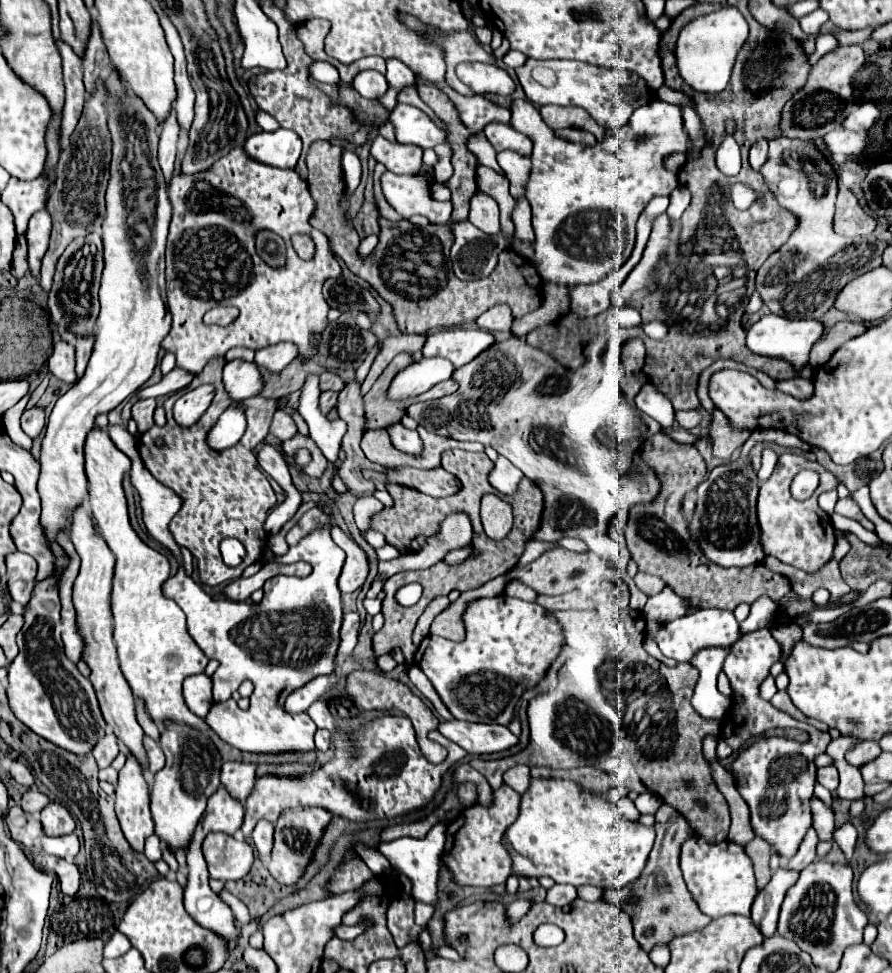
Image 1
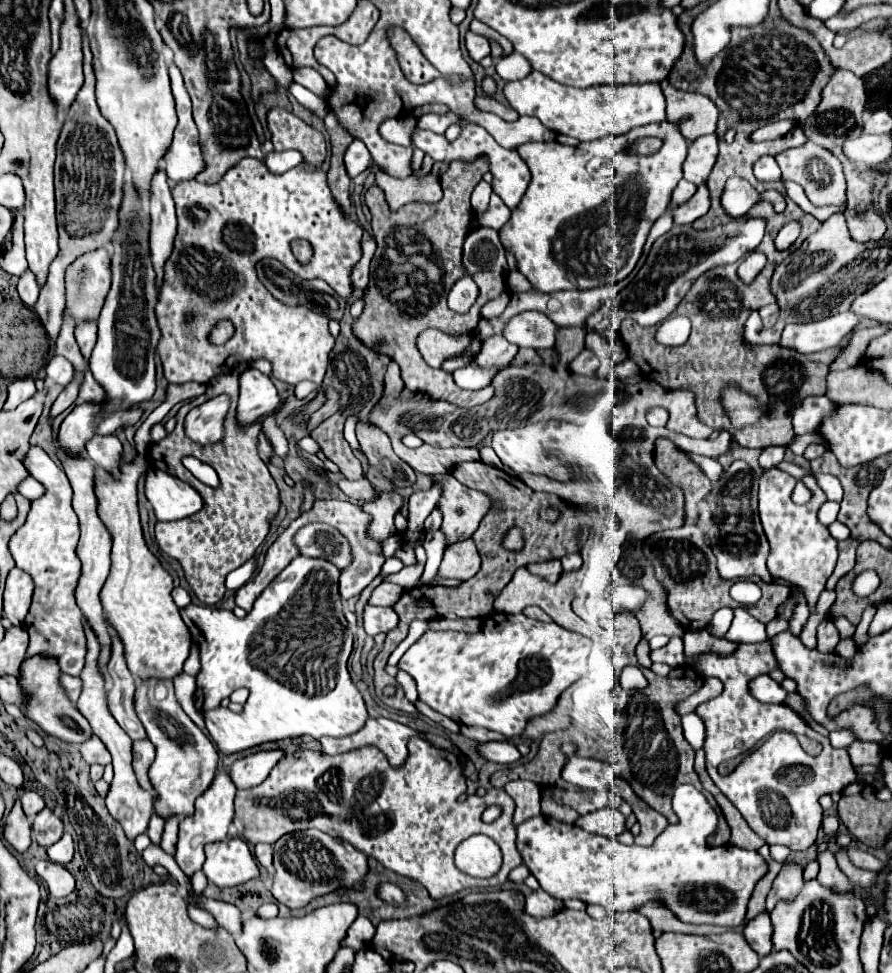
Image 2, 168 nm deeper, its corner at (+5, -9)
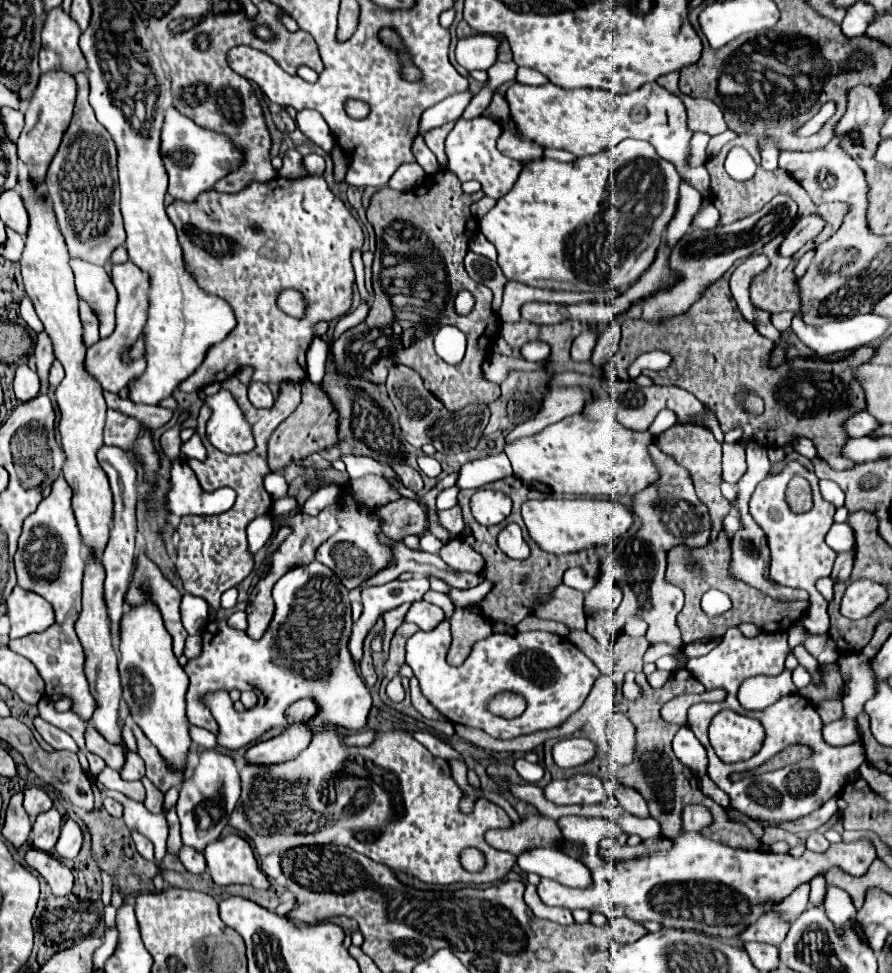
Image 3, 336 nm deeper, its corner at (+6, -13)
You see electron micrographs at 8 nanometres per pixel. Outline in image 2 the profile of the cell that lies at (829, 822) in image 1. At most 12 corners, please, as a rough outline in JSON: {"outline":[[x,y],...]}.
{"outline":[[831,852],[817,854],[817,880],[835,890],[851,890]]}

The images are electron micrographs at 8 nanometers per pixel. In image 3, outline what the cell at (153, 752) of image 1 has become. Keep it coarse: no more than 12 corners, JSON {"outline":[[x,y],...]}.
{"outline":[[134,724],[138,754],[146,776],[160,792],[182,784],[182,772],[172,770],[156,746]]}

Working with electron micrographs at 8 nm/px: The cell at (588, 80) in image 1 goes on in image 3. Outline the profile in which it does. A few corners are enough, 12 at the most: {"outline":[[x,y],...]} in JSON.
{"outline":[[514,82],[524,138],[580,158],[646,140],[684,182],[684,102],[656,82],[628,94]]}

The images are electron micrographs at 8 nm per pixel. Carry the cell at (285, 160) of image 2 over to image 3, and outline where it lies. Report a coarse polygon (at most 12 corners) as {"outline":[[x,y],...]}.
{"outline":[[316,154],[304,158],[308,174],[322,176],[324,160]]}

